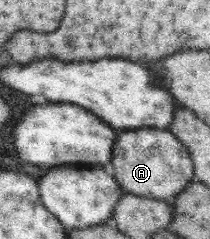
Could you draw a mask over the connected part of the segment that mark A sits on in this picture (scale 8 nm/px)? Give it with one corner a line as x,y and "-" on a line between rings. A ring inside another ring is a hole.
141,128
119,132
112,150
113,175
123,192
172,201
192,182
194,164
186,146
168,129

